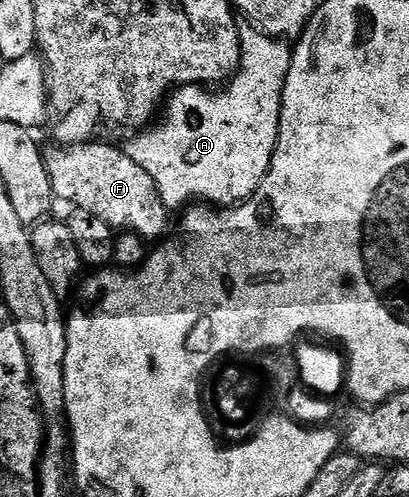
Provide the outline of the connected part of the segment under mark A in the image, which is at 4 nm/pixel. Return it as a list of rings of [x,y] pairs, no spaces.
[[[244,25],[240,28],[240,68],[235,75],[223,84],[219,89],[209,89],[204,85],[194,87],[177,87],[169,94],[166,100],[166,111],[168,107],[168,116],[165,117],[164,123],[157,122],[147,129],[141,130],[132,140],[126,144],[128,155],[154,177],[154,185],[158,185],[158,193],[162,201],[170,209],[184,209],[193,201],[203,201],[208,205],[215,205],[221,209],[225,207],[235,207],[237,203],[244,203],[262,185],[266,173],[272,164],[276,142],[280,136],[280,110],[282,109],[282,93],[286,85],[286,73],[290,73],[290,61],[292,60],[292,47],[285,40],[275,39],[273,35],[267,35],[264,31],[258,30],[255,25]]]

